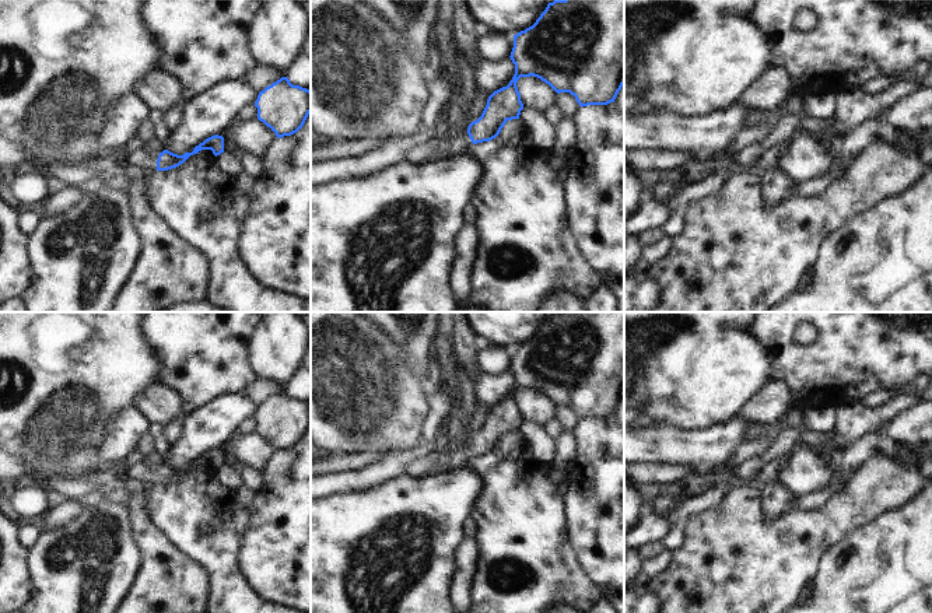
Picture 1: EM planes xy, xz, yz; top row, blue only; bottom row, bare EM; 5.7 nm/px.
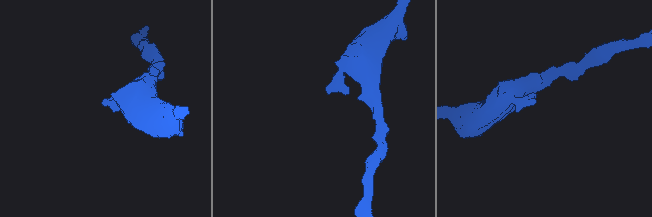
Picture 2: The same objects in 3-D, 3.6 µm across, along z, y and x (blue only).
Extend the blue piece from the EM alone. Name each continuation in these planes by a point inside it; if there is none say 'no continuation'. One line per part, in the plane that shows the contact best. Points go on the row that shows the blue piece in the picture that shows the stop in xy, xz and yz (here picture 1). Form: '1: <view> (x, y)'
1: xy (143, 158)

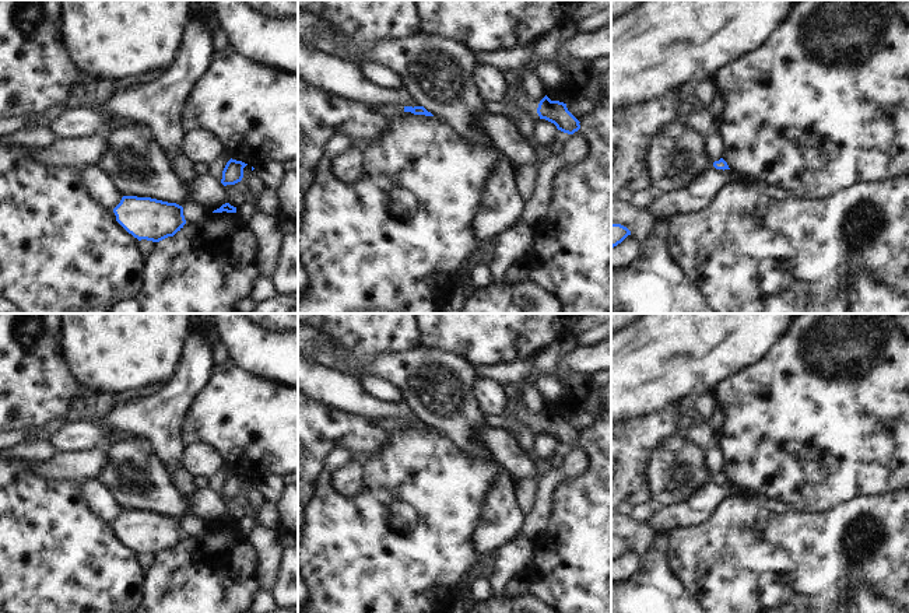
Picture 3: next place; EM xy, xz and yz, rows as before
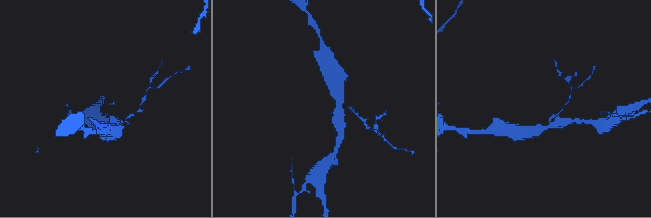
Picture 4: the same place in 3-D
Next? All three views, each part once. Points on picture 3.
1: xz (392, 109)

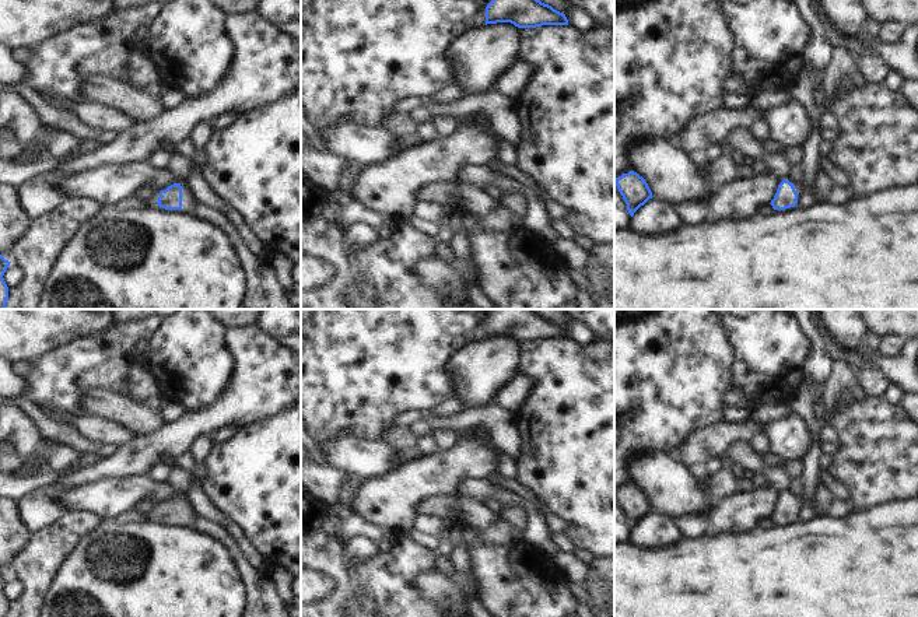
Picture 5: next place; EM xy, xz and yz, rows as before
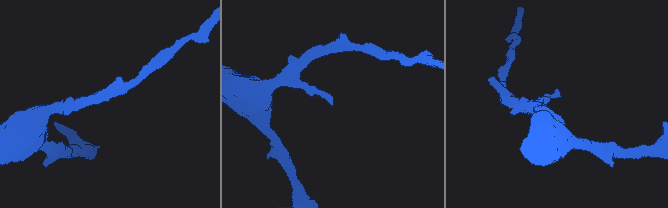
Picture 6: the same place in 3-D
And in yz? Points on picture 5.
1: yz (806, 83)

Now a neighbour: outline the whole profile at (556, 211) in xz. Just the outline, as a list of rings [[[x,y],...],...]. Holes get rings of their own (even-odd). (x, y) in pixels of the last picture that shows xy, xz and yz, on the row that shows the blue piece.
[[[539,187],[535,192],[542,199],[550,220],[563,220],[567,217],[567,210],[558,201],[556,201],[550,194],[547,194],[546,190]]]

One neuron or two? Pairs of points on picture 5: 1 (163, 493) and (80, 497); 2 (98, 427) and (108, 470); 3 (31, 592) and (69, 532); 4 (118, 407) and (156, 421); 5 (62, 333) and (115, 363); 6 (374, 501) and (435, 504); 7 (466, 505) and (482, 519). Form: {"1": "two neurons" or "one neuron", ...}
{"1": "one neuron", "2": "two neurons", "3": "one neuron", "4": "one neuron", "5": "two neurons", "6": "two neurons", "7": "one neuron"}

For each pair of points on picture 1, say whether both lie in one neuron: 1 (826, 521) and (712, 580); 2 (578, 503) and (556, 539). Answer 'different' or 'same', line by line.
1: same
2: different

